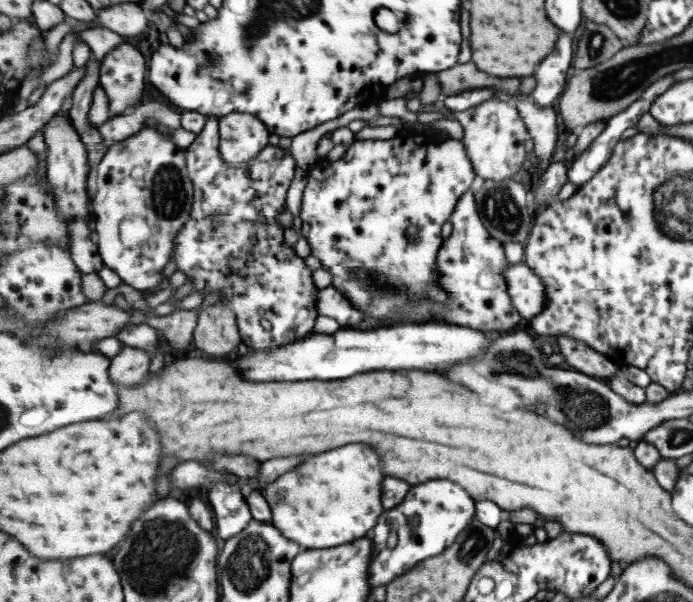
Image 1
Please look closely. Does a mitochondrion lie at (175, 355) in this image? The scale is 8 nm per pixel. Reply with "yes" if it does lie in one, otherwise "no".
no

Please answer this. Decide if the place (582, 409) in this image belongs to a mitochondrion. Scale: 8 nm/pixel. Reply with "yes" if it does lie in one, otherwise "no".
yes

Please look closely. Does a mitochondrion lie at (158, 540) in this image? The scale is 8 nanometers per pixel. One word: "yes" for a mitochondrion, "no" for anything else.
yes

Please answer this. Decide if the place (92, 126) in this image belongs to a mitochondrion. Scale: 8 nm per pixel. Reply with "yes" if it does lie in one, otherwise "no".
no

